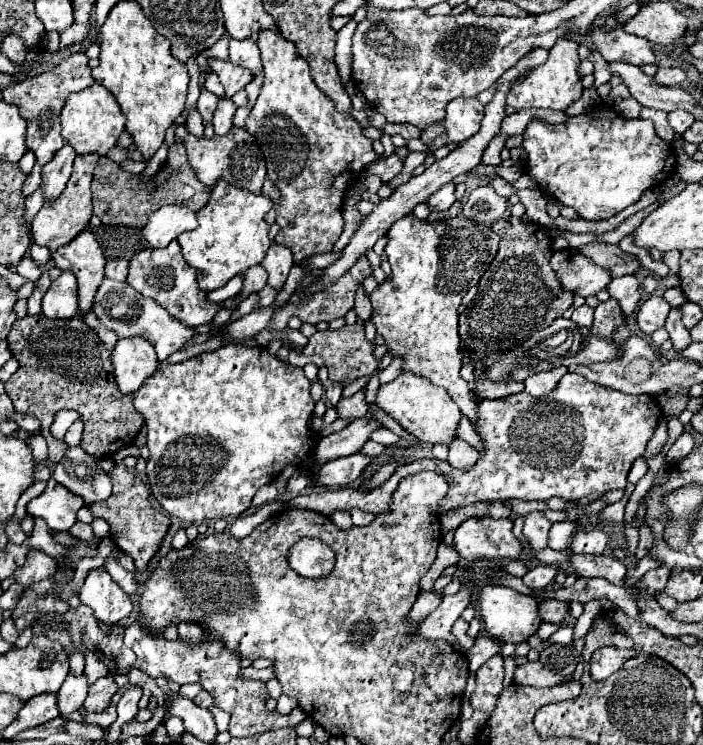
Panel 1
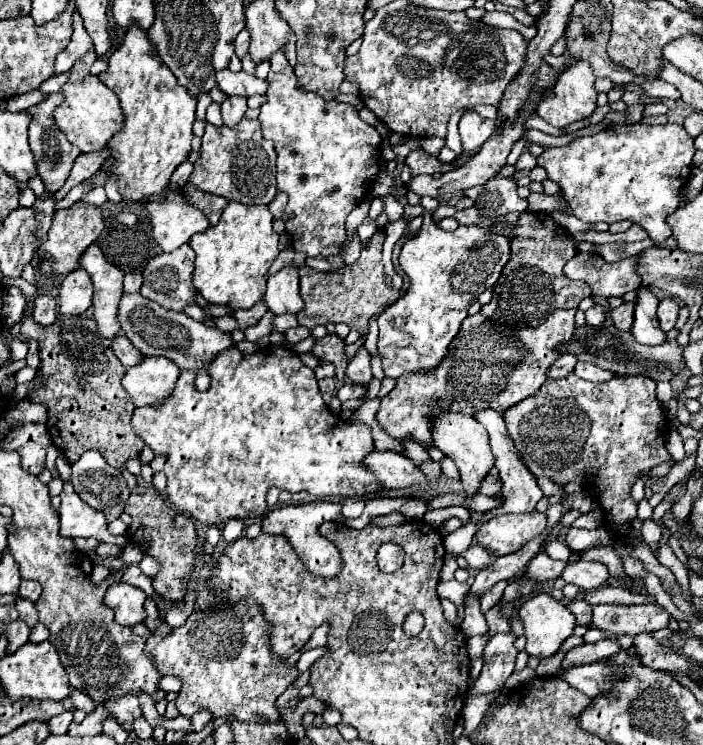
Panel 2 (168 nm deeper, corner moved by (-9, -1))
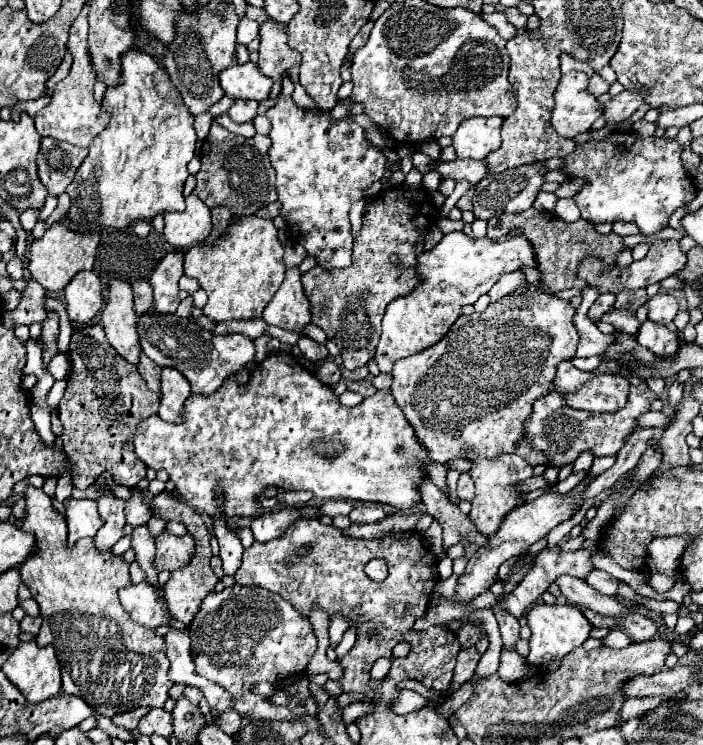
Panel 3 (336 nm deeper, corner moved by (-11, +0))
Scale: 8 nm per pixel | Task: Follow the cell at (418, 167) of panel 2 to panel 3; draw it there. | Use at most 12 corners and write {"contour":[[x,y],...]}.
{"contour":[[432,160],[442,178],[478,184],[486,176],[484,160]]}

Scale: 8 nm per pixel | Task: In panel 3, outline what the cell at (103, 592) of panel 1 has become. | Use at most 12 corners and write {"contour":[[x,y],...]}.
{"contour":[[150,584],[118,594],[136,624],[154,630],[168,622],[166,602]]}

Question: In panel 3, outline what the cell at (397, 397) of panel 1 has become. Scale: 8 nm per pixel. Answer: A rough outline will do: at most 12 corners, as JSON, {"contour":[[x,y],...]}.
{"contour":[[516,454],[470,458],[476,496],[468,518],[480,534],[522,504],[510,484],[530,478]]}

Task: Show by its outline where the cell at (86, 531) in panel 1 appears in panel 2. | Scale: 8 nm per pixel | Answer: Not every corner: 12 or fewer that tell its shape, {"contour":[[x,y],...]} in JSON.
{"contour":[[254,599],[158,619],[146,651],[182,689],[184,717],[208,709],[256,723],[300,677],[270,651]]}

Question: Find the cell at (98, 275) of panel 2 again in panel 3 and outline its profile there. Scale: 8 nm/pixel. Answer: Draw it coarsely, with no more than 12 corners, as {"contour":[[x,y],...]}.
{"contour":[[108,278],[102,326],[132,364],[142,352],[132,286]]}

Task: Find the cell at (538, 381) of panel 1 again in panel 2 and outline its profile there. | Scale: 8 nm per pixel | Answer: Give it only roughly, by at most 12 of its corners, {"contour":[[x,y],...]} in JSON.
{"contour":[[564,353],[554,361],[548,379],[562,379],[572,373],[574,353]]}

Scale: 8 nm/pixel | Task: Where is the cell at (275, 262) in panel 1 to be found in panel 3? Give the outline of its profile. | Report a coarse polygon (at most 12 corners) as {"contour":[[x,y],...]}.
{"contour":[[300,270],[286,278],[262,318],[300,332],[310,322],[310,302]]}

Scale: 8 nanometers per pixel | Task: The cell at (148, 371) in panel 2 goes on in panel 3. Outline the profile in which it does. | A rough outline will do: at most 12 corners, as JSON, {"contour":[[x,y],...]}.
{"contour":[[162,368],[158,416],[180,418],[190,394],[188,380]]}

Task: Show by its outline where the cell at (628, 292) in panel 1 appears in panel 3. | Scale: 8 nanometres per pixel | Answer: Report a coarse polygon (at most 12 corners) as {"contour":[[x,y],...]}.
{"contour":[[648,318],[636,340],[658,356],[672,354],[678,338]]}

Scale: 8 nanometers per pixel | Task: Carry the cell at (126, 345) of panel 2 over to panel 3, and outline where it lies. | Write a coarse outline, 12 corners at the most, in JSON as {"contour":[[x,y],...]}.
{"contour":[[140,354],[138,372],[148,388],[158,394],[160,370],[148,356]]}

